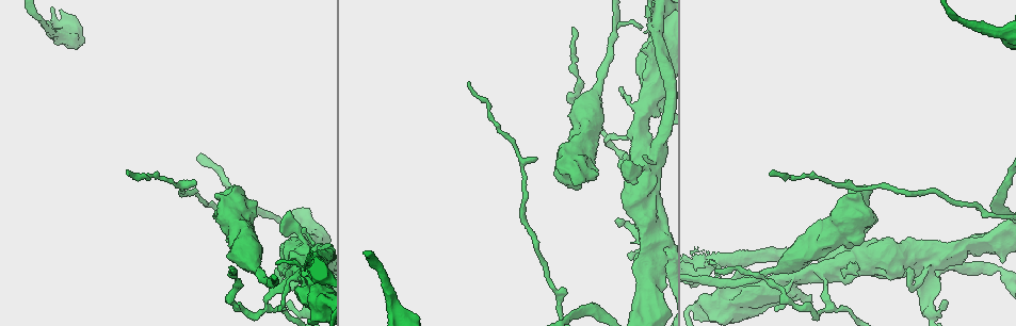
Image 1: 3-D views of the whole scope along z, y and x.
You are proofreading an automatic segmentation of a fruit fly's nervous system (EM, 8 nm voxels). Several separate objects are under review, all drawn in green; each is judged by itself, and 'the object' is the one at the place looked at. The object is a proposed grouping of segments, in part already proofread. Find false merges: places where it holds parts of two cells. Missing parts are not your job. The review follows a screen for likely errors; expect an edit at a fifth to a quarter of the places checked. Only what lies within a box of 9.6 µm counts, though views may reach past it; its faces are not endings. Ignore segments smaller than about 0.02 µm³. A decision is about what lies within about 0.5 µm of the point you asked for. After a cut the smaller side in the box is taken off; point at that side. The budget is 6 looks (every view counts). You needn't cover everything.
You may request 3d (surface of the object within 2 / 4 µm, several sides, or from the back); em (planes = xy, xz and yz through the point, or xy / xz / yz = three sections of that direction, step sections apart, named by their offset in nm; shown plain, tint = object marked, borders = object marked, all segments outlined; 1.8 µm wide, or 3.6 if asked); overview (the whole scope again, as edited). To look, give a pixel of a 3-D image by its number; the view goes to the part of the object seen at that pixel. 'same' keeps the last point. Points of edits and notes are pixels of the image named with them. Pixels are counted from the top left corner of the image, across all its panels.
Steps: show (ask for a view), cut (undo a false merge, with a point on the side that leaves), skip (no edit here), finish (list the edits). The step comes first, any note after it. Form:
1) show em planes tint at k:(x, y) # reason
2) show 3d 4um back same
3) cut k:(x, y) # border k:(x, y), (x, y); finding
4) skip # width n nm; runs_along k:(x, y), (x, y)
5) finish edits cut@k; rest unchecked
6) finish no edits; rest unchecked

show em 3.6um xy step 16 tint at 1:(787, 280) # sharp bend

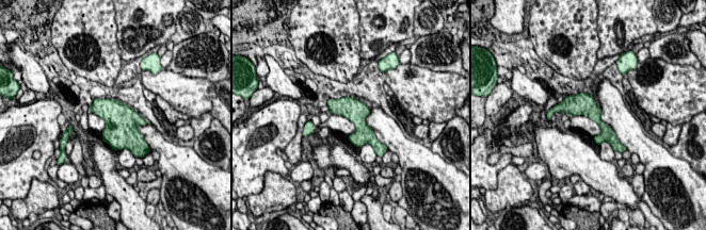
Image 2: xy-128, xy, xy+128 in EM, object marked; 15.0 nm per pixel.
skip # runs_along 2:(561, 107), (586, 107), (610, 133); continuous, no second cell

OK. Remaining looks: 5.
show em 3.6um planes tint at 1:(576, 166) # sudden change in width

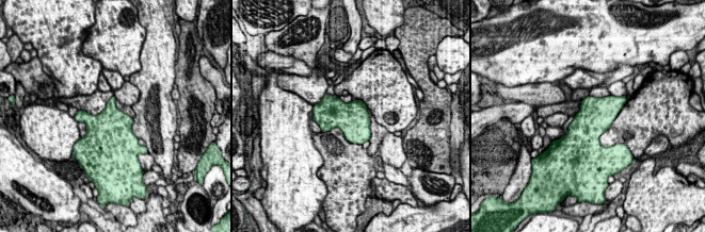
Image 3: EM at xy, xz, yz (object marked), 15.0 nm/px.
skip # one cell here

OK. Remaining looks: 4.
show em xz step 8 tint at 1:(653, 192) # sudden change in width

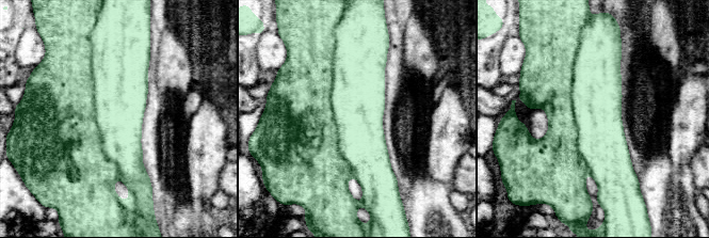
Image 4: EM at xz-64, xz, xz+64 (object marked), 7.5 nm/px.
show em planes tint same

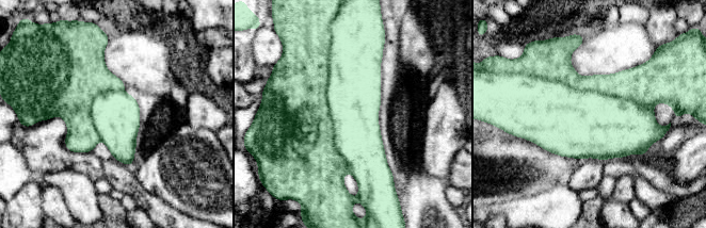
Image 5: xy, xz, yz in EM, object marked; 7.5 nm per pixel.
cut 5:(354, 86) # width 500 nm; two cells meet here

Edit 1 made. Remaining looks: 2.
finish edits cut@5; rest unchecked

